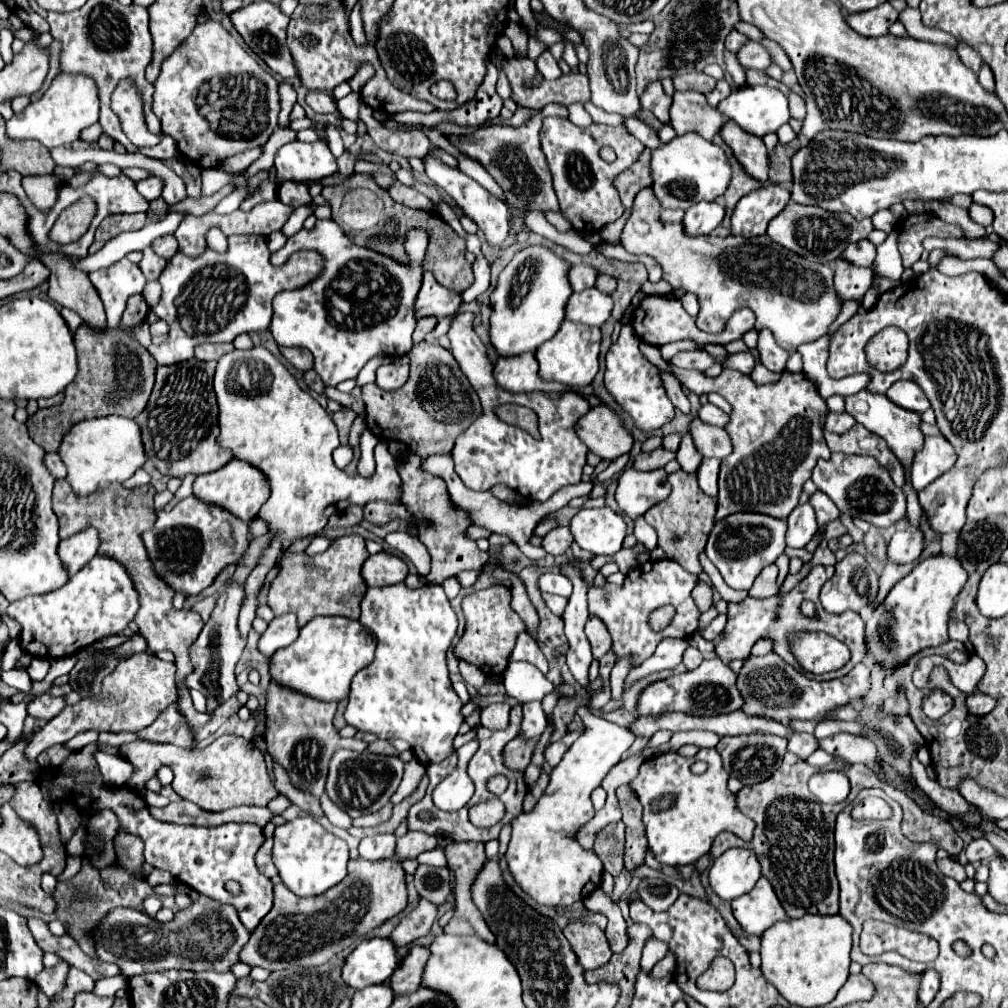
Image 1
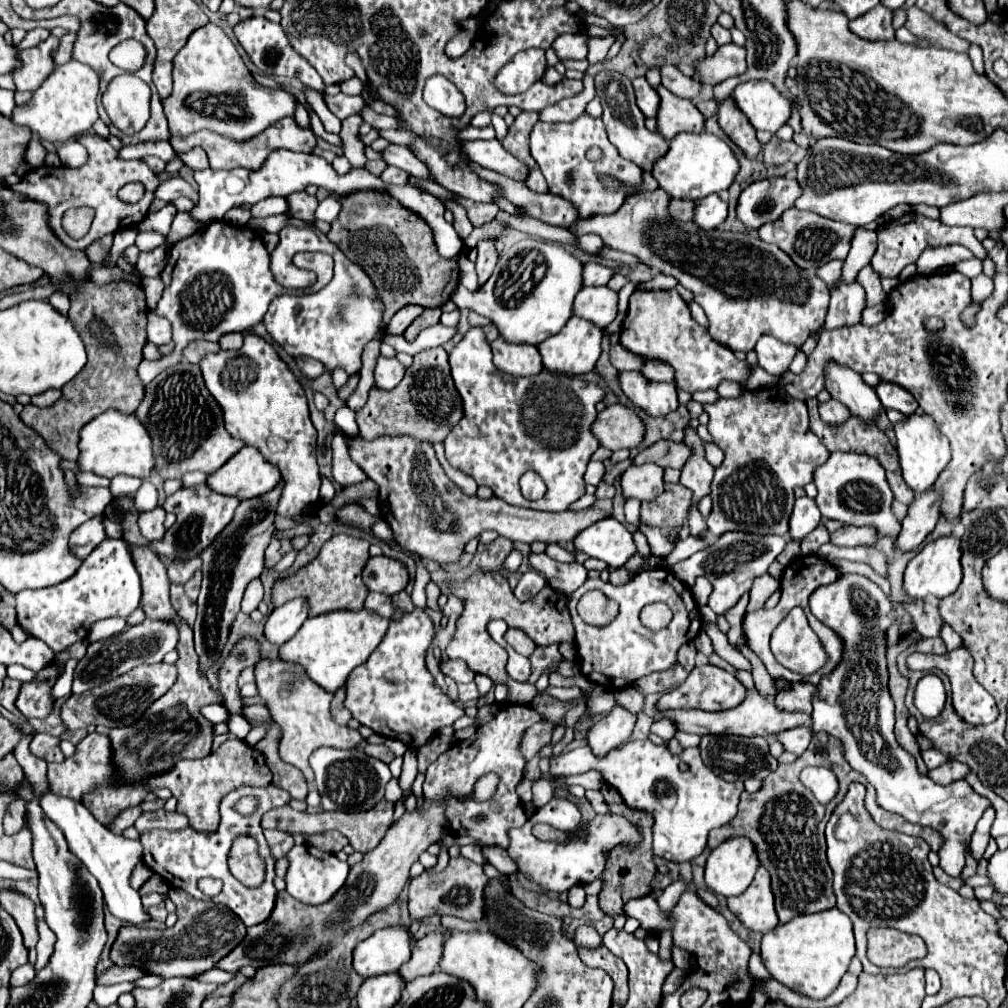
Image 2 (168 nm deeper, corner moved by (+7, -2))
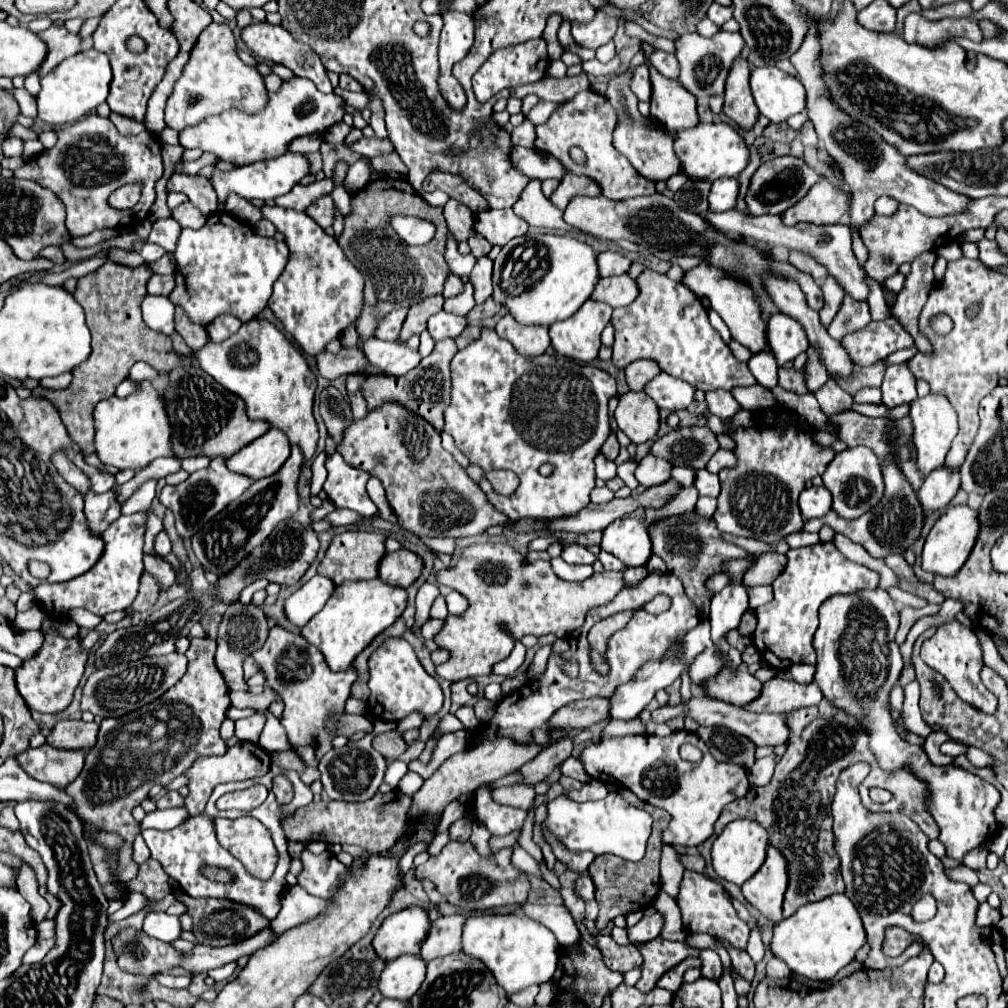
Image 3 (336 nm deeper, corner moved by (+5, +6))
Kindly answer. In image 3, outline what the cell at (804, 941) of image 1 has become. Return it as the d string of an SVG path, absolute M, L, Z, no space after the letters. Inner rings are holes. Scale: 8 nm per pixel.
M831 895L817 903L807 903L773 929L771 953L787 967L811 981L833 979L845 965L855 959L857 949L865 943L865 931L855 905L845 895Z

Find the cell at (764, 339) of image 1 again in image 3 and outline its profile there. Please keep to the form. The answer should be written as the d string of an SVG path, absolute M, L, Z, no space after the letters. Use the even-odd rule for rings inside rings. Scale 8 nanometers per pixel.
M777 313L769 319L767 345L777 359L777 365L785 365L787 361L793 361L801 351L807 351L809 347L805 329L795 319L783 313Z

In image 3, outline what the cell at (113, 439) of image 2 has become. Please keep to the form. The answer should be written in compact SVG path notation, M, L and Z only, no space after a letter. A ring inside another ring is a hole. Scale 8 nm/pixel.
M141 381L139 393L133 393L129 397L107 397L99 401L95 407L95 453L99 455L101 463L109 469L121 471L121 469L145 469L153 459L157 457L171 457L171 427L163 409L161 393L151 387L151 381Z

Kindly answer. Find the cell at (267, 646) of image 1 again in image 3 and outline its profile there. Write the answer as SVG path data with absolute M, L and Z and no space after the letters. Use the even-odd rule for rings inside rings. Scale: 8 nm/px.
M315 575L305 585L301 585L295 593L291 593L291 597L285 601L285 607L283 607L285 617L297 627L307 625L309 619L323 609L333 589L335 585L331 579L323 575Z

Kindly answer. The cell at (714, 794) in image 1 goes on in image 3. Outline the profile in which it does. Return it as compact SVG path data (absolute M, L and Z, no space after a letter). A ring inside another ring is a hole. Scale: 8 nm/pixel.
M677 731L671 733L669 737L655 735L603 737L597 743L585 745L581 749L579 761L593 779L601 783L607 783L607 779L613 783L623 783L641 801L665 809L673 817L669 827L663 831L663 843L667 845L681 847L701 845L713 833L713 823L717 821L721 809L749 791L747 771L739 765L717 763L711 757L707 745L695 733L689 731ZM683 743L697 745L703 751L703 759L697 763L681 759L679 747Z

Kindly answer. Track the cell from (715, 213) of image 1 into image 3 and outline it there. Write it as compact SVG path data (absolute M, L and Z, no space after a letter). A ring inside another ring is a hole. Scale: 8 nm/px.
M723 177L713 183L709 193L709 211L721 213L735 207L735 199L739 193L739 181L735 177Z

